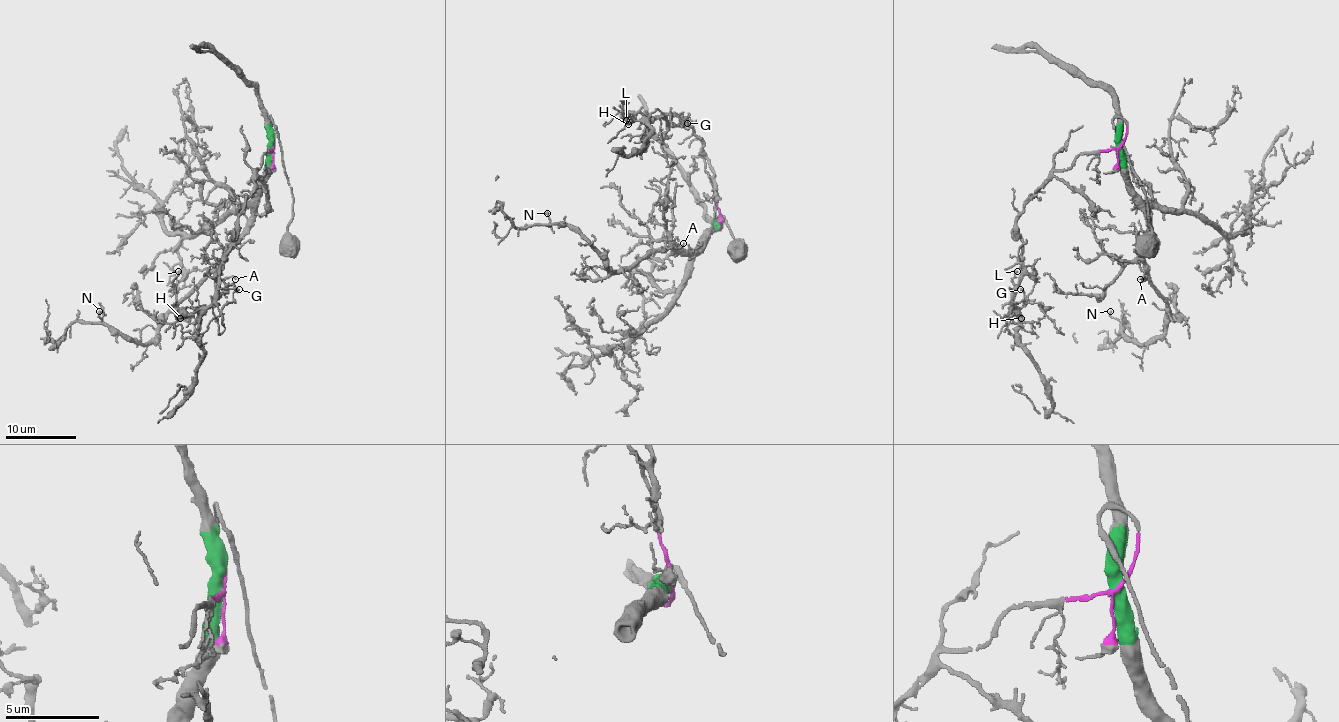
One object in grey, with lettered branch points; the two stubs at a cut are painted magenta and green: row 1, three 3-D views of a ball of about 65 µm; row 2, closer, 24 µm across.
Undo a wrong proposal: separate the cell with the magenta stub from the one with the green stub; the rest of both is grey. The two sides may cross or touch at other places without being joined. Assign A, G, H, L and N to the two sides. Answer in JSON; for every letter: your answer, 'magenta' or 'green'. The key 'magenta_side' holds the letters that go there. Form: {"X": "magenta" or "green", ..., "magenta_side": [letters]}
{"A": "green", "G": "magenta", "H": "magenta", "L": "magenta", "N": "green", "magenta_side": ["G", "H", "L"]}

